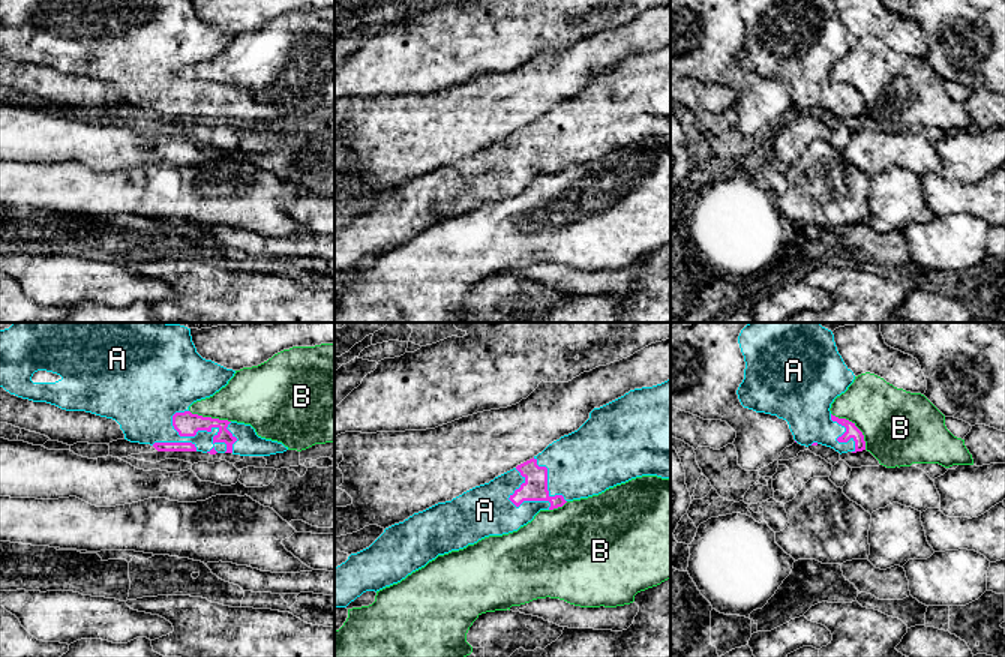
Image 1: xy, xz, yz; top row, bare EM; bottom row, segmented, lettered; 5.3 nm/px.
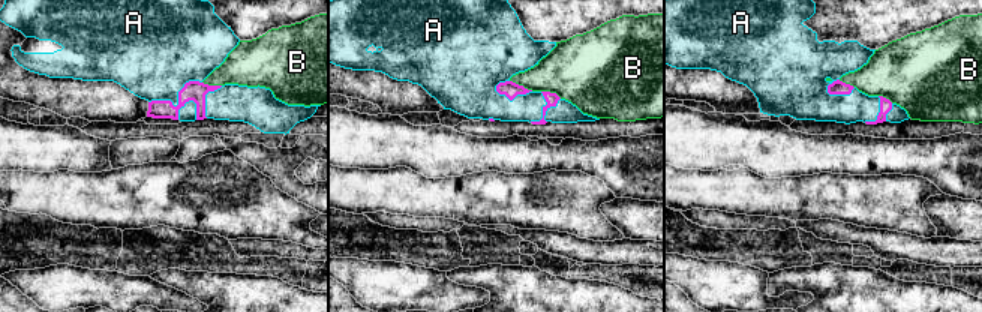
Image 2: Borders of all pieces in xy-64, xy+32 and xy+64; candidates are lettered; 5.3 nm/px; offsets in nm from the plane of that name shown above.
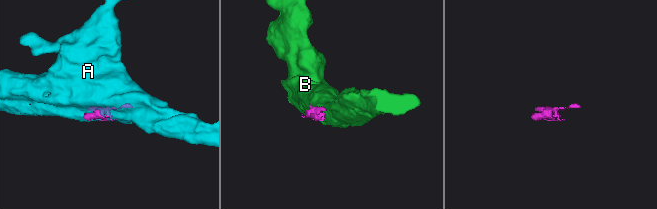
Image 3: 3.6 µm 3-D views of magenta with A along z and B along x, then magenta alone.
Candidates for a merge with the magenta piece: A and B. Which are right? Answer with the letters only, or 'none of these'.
A

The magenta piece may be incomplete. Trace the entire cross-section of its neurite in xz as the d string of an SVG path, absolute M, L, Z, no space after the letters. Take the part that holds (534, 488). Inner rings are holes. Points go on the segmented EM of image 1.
M670 378L652 387L634 388L624 396L590 412L590 418L574 432L549 444L532 459L476 486L452 501L438 502L394 524L366 549L351 554L334 567L334 608L346 608L366 591L380 591L400 582L412 572L424 567L438 555L459 550L489 536L518 531L534 519L540 510L562 507L567 501L598 495L609 488L642 476L670 478Z

